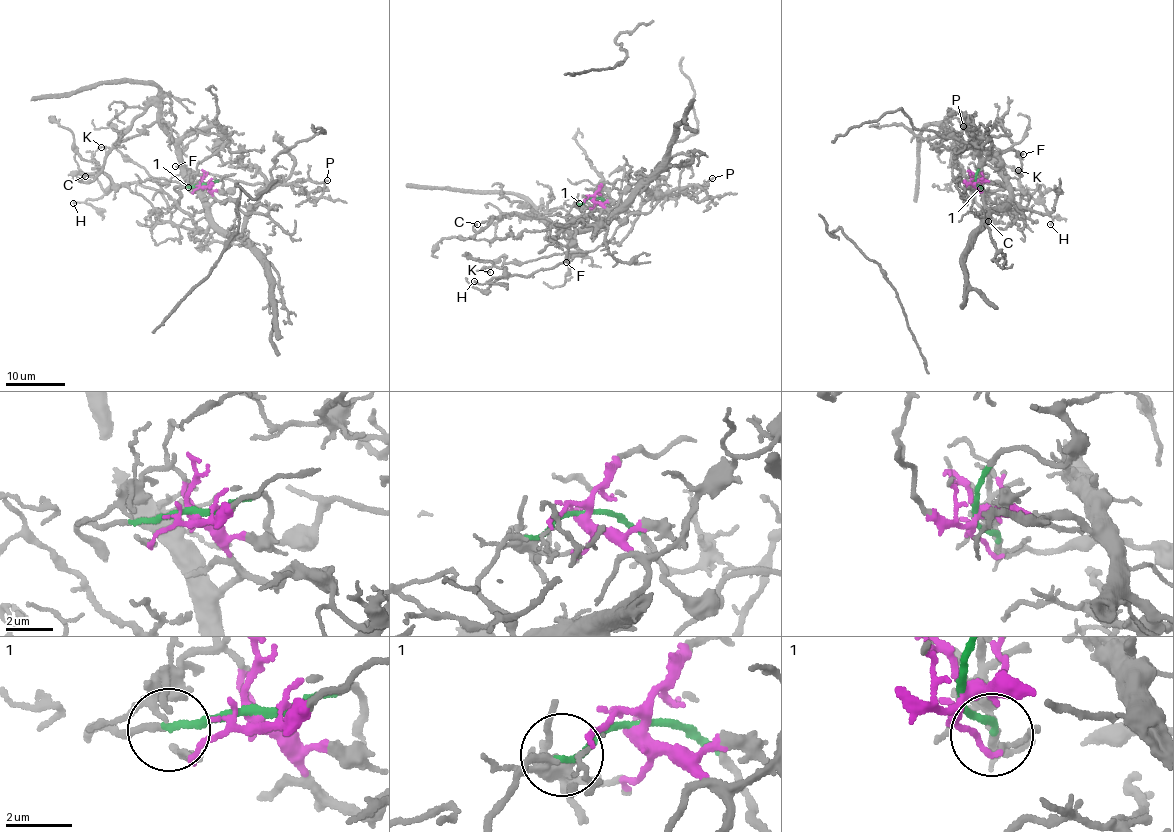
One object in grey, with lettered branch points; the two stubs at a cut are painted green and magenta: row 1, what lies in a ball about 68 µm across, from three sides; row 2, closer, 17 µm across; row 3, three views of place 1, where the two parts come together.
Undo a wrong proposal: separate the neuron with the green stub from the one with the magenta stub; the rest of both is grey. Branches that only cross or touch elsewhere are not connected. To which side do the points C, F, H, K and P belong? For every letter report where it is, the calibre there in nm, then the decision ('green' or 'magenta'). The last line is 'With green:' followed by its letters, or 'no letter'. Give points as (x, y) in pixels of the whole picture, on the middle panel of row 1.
C: at (477, 224); 160 nm thick; magenta
F: at (566, 262); 110 nm thick; green
H: at (474, 281); 130 nm thick; green
K: at (490, 272); 110 nm thick; green
P: at (712, 178); 150 nm thick; magenta
With green: F, H, K

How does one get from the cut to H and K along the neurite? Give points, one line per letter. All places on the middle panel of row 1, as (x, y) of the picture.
H: (593, 198), (566, 215), (575, 244), (563, 262), (528, 275), (474, 280)
K: (593, 198), (566, 215), (575, 244), (563, 262), (529, 275), (483, 269), (490, 272)

